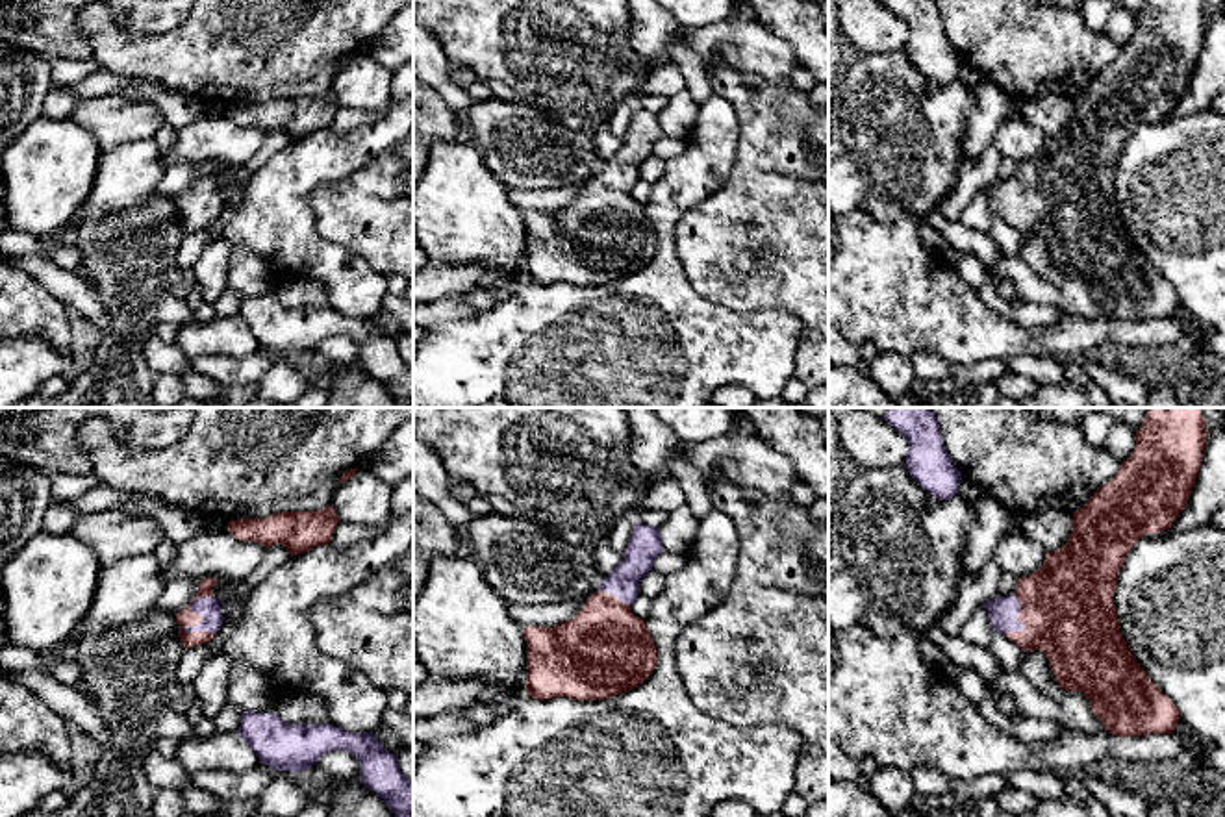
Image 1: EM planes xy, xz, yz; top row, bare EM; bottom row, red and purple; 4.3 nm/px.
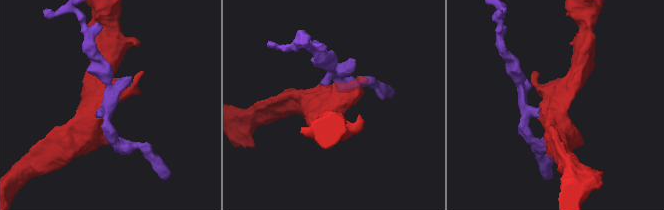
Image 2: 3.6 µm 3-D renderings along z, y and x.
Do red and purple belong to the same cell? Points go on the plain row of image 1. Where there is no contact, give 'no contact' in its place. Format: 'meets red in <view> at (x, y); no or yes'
meets red in xy at (195, 199); yes

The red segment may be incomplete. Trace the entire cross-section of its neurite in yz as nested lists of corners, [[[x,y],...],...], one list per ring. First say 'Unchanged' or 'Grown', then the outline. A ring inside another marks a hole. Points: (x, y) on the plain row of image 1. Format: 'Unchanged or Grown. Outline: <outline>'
Grown. Outline: [[[1145,0],[1136,31],[1118,59],[1073,96],[1067,128],[1047,137],[1040,156],[1017,163],[1012,182],[982,189],[995,219],[1006,220],[1021,235],[1042,235],[1058,270],[1082,278],[1105,315],[1118,322],[1171,319],[1179,308],[1179,295],[1149,265],[1119,217],[1114,174],[1132,130],[1145,119],[1169,115],[1184,94],[1206,20],[1203,0]]]

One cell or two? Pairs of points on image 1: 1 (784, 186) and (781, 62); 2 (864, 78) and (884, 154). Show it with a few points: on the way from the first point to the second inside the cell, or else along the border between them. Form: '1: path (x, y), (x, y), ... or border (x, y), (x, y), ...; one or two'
1: border (740, 69), (742, 80), (747, 86), (788, 84); two
2: path (883, 97), (884, 136); one

